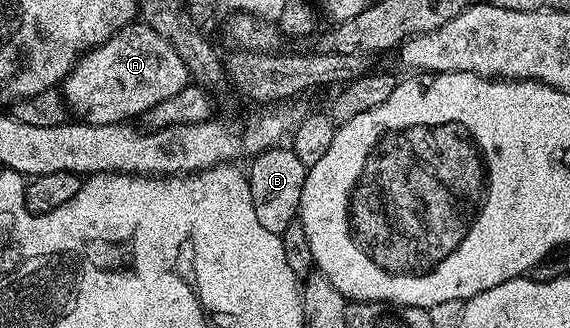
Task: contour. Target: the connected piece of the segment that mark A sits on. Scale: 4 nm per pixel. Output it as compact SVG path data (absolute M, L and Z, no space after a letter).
M132 21L99 47L84 51L61 84L68 108L80 120L93 125L109 125L141 117L153 105L169 101L189 85L185 61L177 57L173 45L142 21Z

